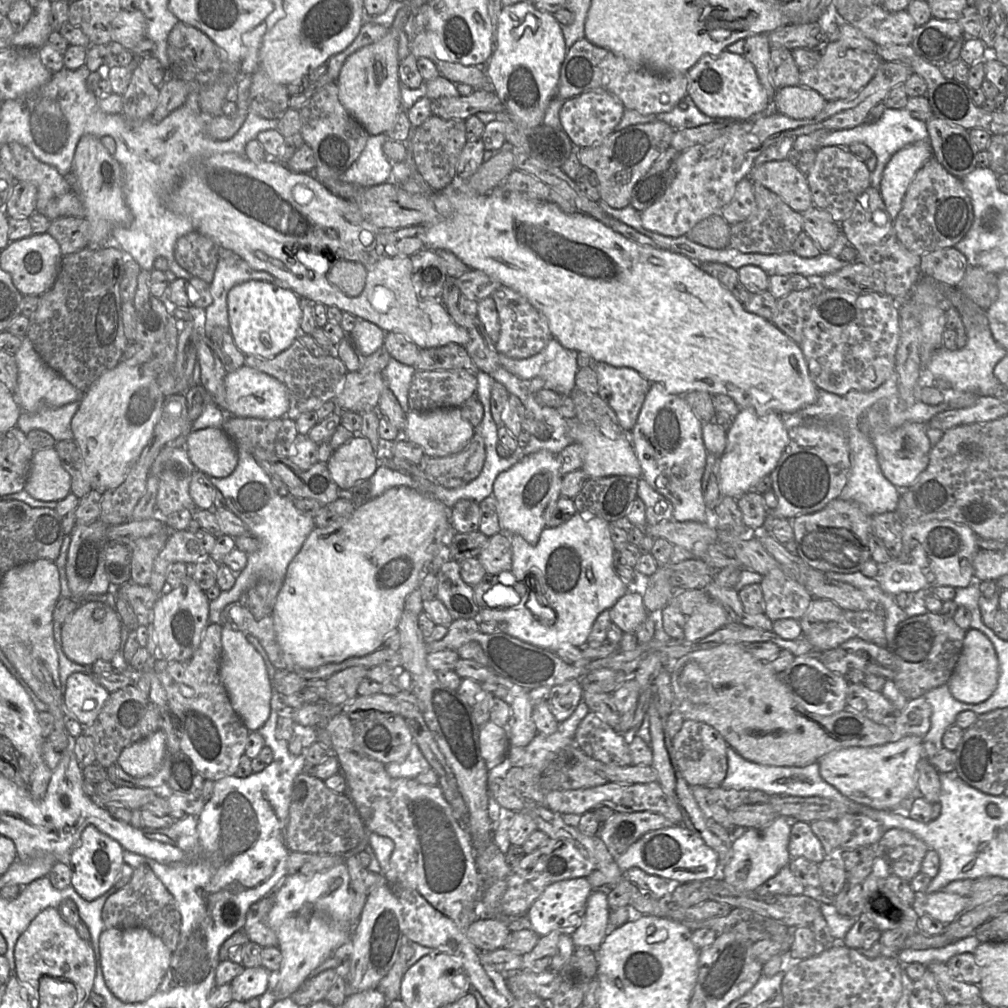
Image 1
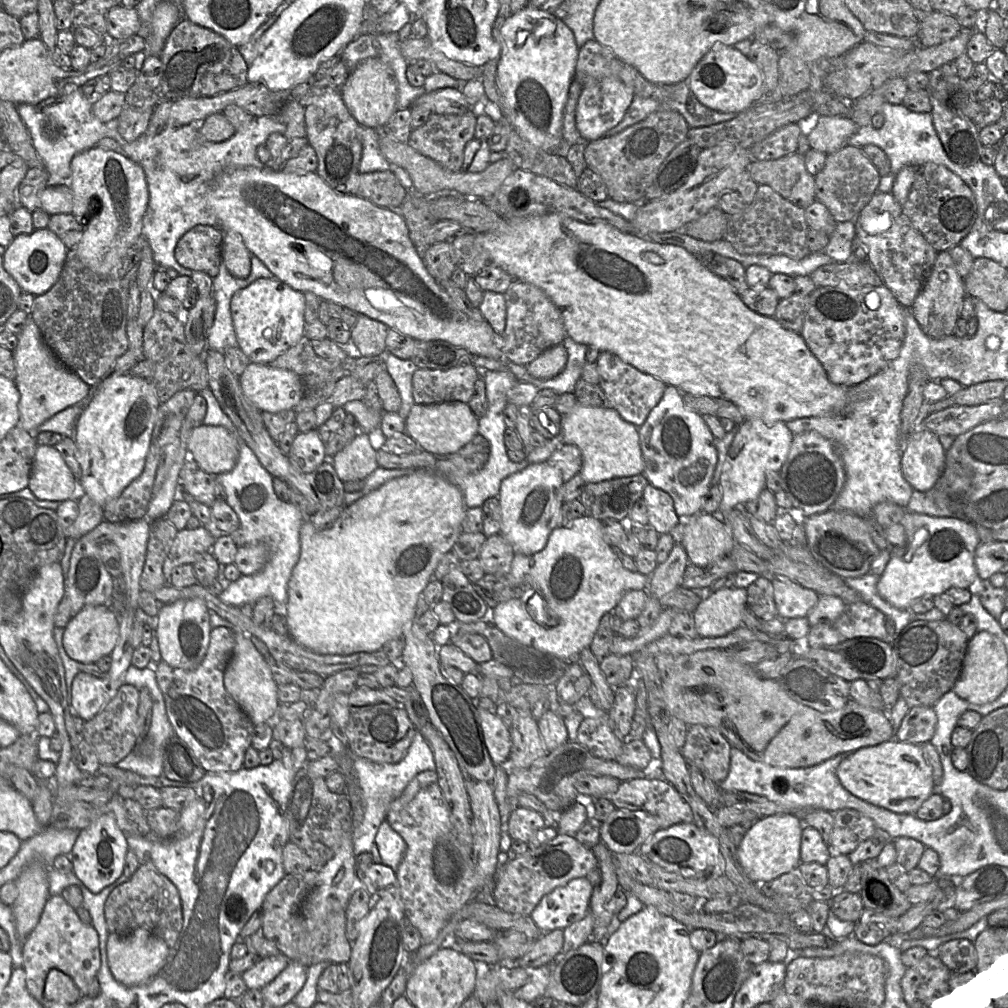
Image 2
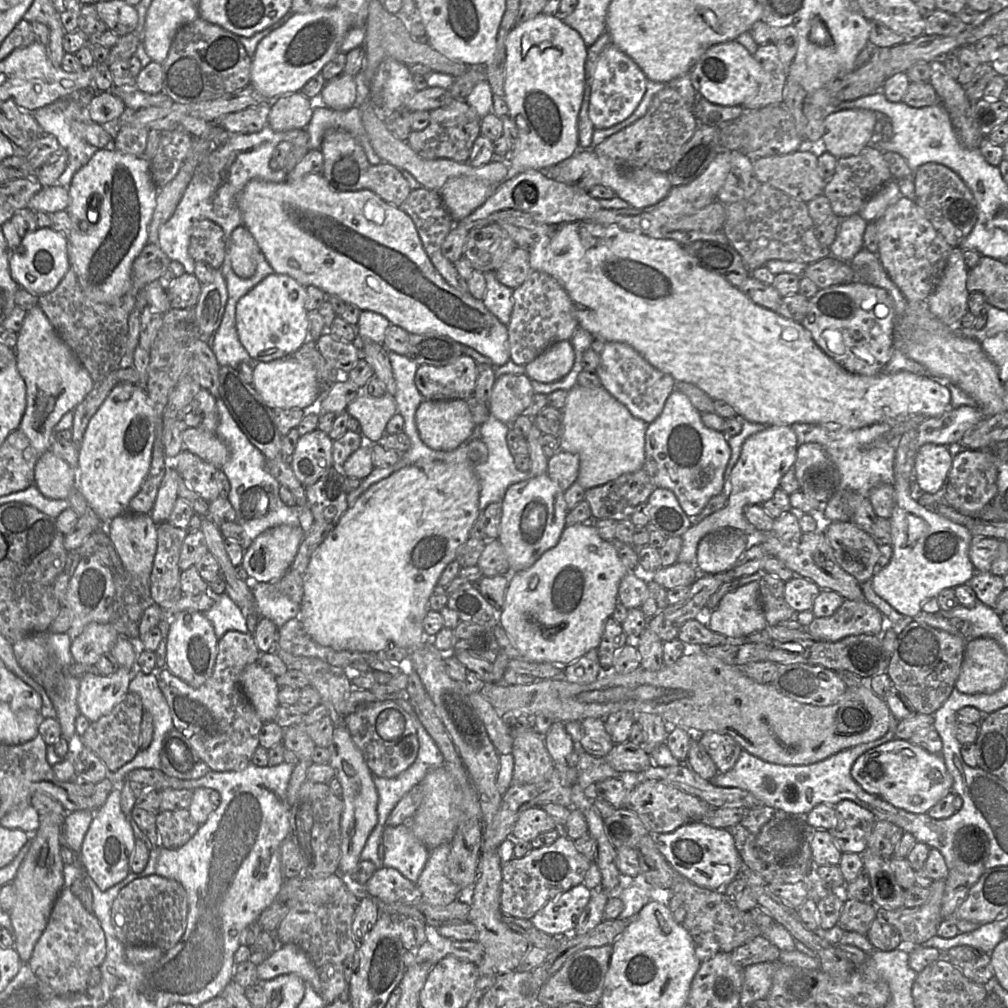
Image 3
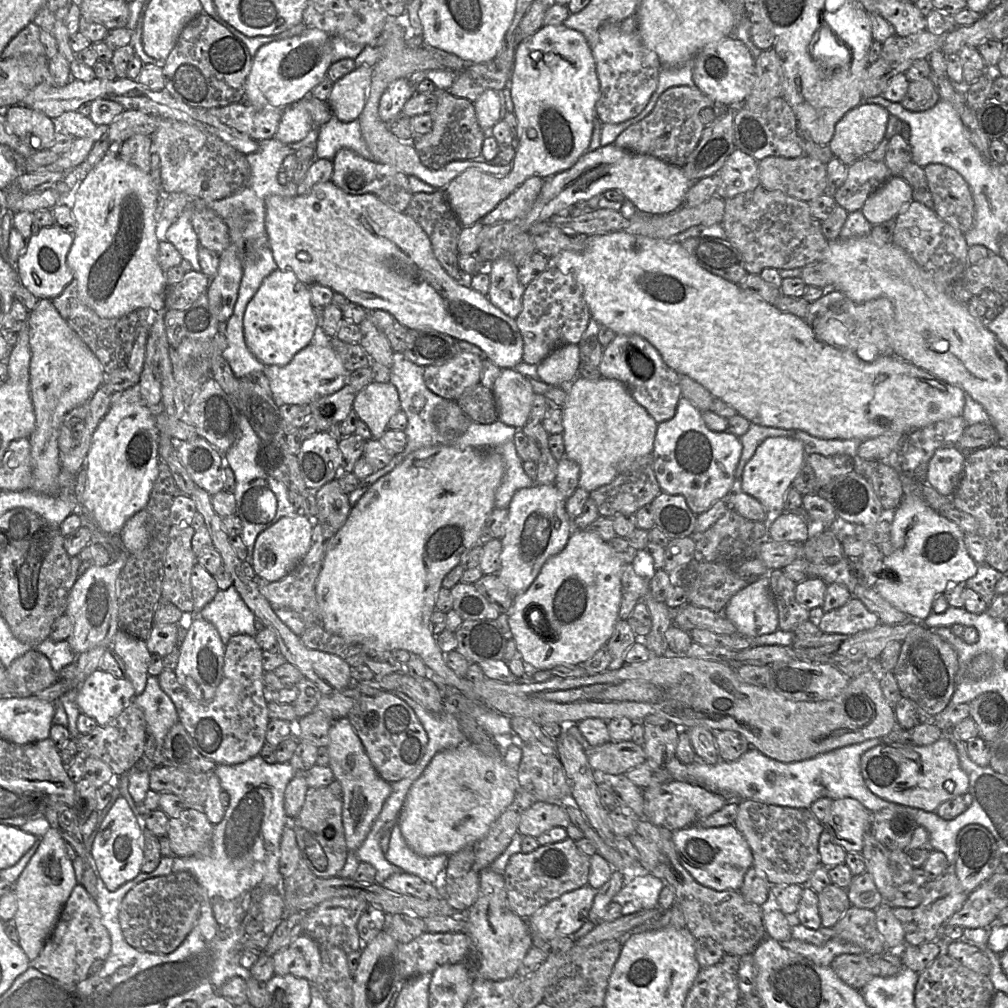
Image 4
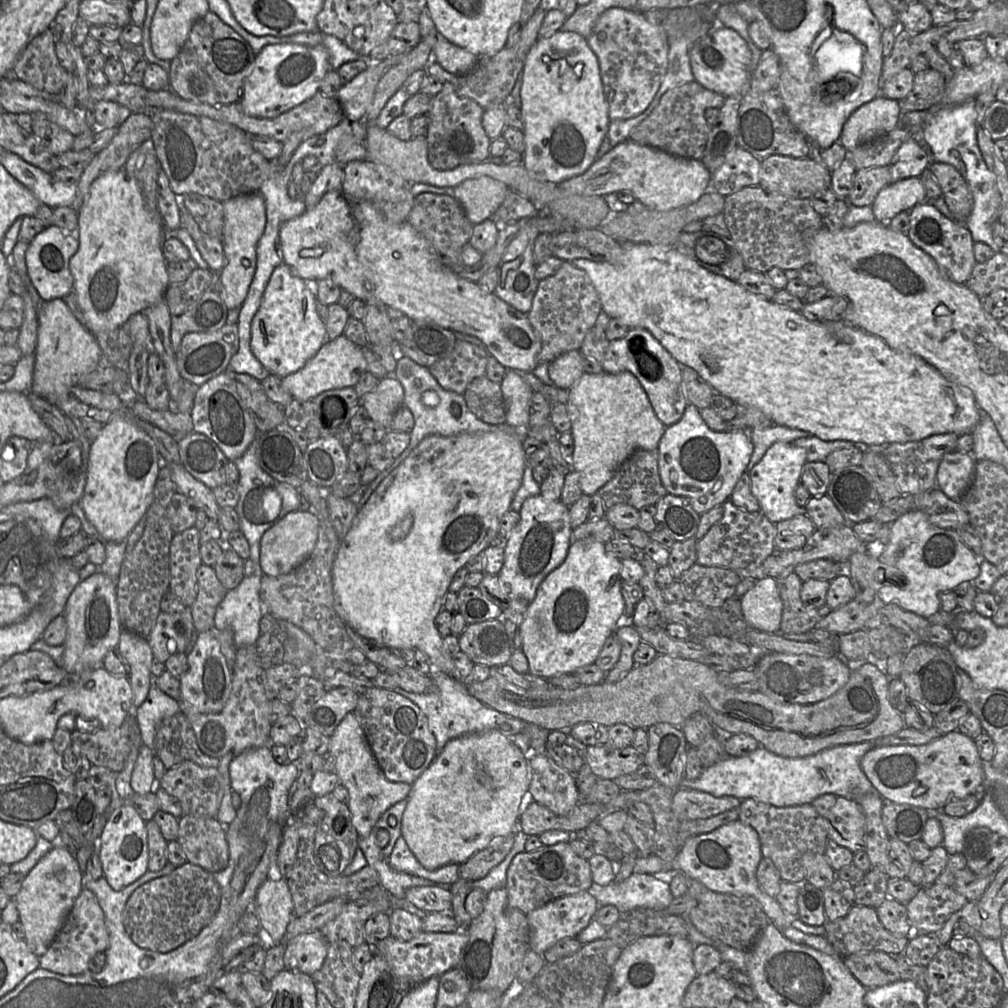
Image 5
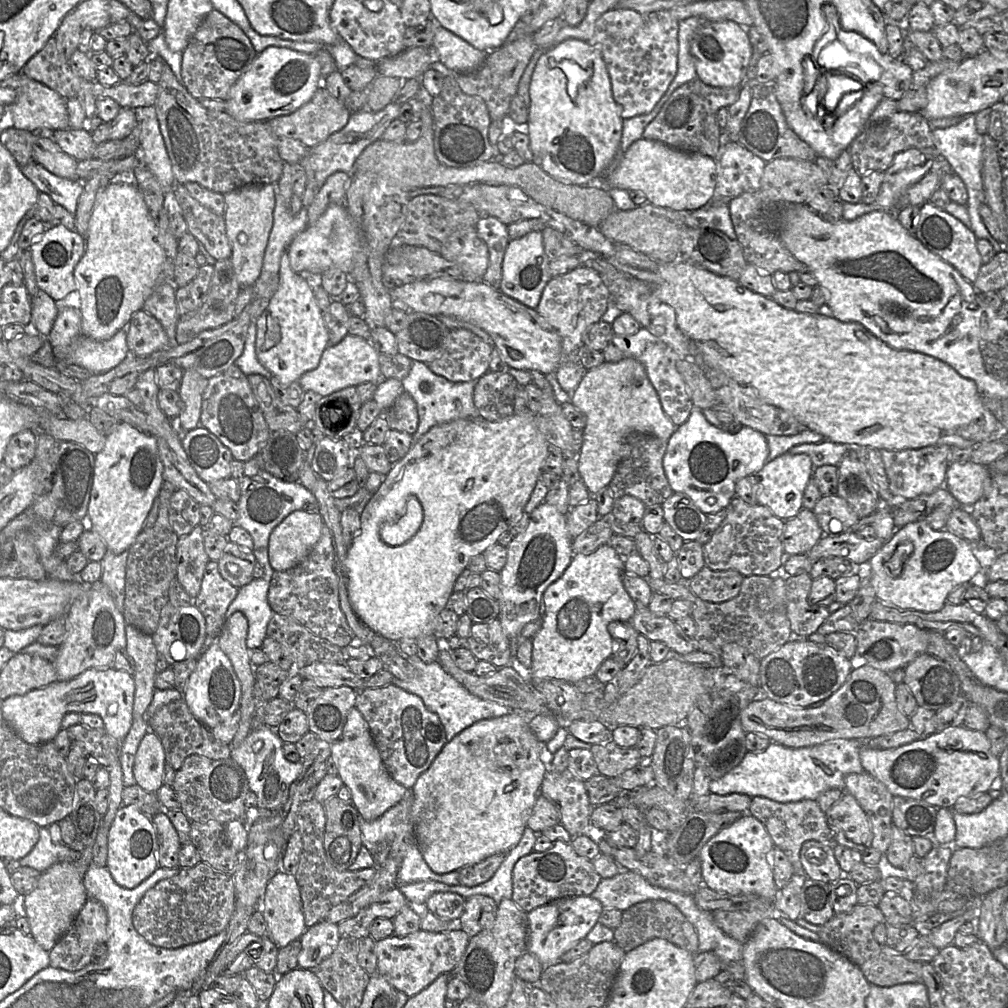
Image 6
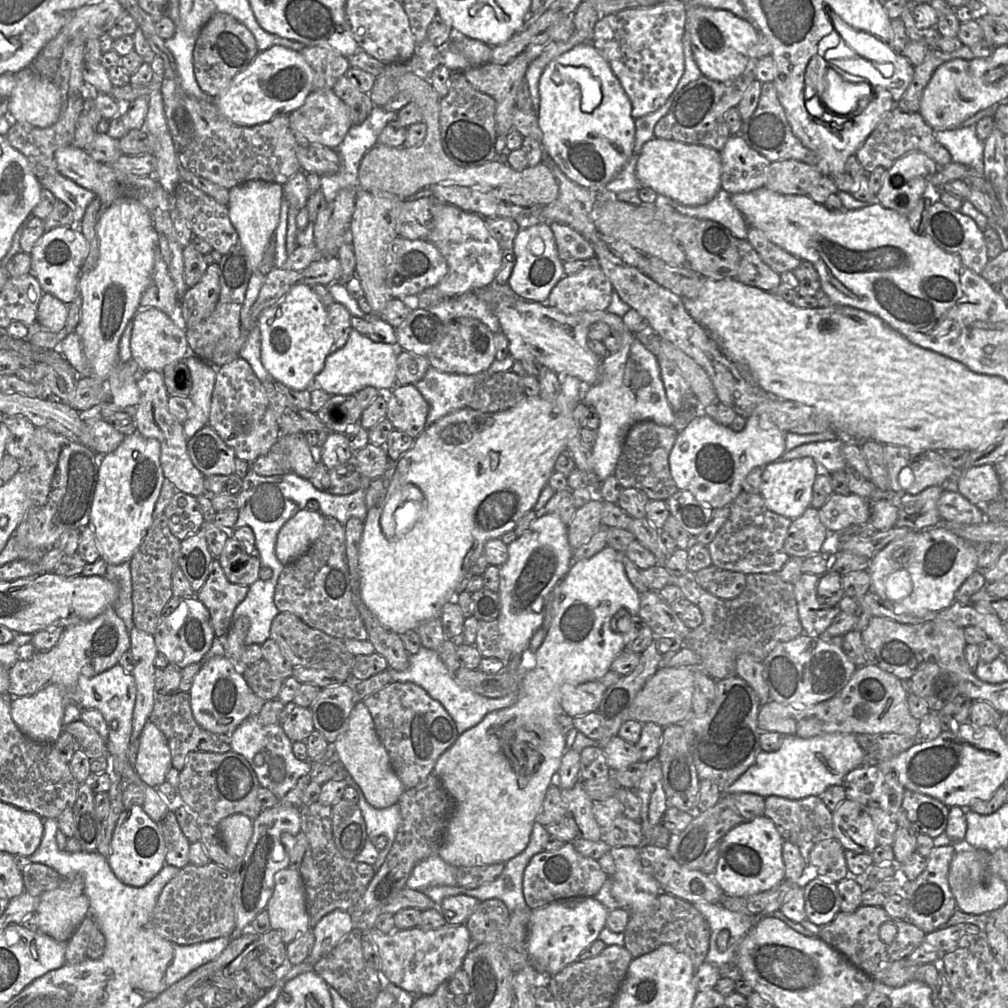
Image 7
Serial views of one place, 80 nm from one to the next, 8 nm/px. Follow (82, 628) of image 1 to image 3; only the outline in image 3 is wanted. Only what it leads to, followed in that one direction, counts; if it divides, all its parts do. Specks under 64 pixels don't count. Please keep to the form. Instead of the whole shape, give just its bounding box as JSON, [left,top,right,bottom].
[71,623,119,665]

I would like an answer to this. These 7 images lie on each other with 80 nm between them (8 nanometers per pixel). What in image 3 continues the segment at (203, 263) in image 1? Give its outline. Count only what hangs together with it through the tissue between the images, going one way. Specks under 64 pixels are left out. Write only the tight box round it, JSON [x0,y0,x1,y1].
[188,219,226,269]

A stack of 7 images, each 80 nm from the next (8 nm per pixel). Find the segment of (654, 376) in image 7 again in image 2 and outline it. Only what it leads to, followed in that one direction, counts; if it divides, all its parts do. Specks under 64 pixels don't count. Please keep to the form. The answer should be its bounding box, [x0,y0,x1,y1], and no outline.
[562,403,644,483]

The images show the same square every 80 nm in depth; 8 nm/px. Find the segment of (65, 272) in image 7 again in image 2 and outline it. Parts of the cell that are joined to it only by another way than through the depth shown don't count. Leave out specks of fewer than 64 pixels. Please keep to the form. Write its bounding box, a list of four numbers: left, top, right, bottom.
[3,228,68,296]

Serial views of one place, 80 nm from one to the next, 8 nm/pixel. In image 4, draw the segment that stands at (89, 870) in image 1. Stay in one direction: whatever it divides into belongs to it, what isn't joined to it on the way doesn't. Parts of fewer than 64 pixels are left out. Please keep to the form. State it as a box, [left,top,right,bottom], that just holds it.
[90,796,144,891]

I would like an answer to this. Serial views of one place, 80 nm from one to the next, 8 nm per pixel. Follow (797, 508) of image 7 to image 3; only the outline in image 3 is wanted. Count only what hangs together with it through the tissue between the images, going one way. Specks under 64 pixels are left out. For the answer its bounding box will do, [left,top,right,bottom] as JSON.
[708,426,798,533]

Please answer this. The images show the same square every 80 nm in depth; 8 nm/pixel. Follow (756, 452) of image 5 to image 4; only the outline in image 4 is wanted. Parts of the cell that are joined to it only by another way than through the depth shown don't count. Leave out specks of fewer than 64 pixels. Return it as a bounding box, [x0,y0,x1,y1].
[734,423,796,478]

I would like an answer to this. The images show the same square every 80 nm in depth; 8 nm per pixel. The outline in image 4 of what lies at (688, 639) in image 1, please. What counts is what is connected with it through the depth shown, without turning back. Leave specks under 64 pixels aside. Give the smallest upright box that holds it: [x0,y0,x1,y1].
[723,576,778,639]

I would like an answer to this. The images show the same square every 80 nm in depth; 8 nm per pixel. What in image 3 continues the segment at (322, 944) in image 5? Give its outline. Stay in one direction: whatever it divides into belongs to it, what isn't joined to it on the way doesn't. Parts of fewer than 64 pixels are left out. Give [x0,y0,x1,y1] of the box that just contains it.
[257,944,320,995]

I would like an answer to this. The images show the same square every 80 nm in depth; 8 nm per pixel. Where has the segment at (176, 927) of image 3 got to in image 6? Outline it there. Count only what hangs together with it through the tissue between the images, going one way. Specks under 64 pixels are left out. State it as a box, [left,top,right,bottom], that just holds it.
[133,862,235,948]

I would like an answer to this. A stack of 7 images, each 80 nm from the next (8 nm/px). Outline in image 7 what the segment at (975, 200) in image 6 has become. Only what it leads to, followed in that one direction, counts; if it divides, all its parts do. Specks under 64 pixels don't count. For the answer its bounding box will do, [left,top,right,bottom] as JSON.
[934,106,997,171]

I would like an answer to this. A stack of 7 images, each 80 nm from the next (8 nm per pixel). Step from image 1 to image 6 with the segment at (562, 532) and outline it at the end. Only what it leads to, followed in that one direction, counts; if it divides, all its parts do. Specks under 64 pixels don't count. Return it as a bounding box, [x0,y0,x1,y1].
[530,543,635,683]

